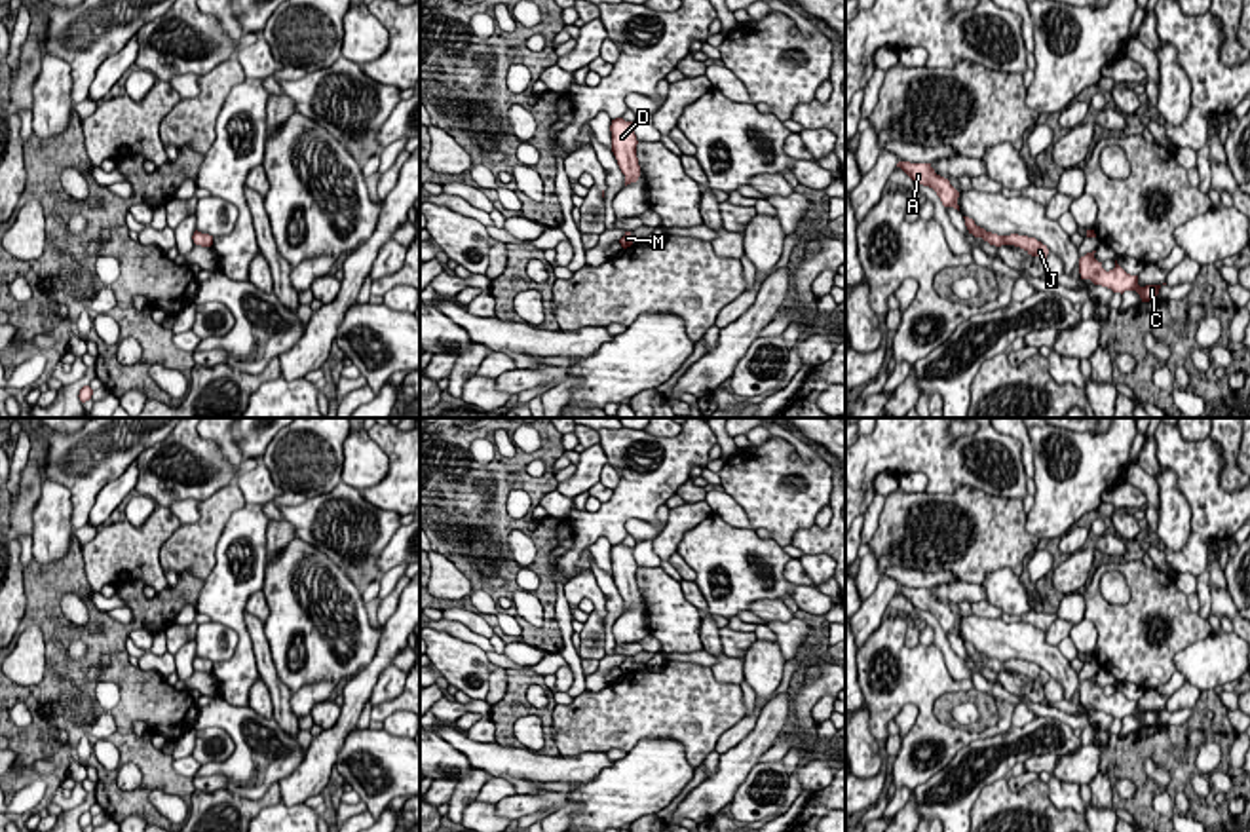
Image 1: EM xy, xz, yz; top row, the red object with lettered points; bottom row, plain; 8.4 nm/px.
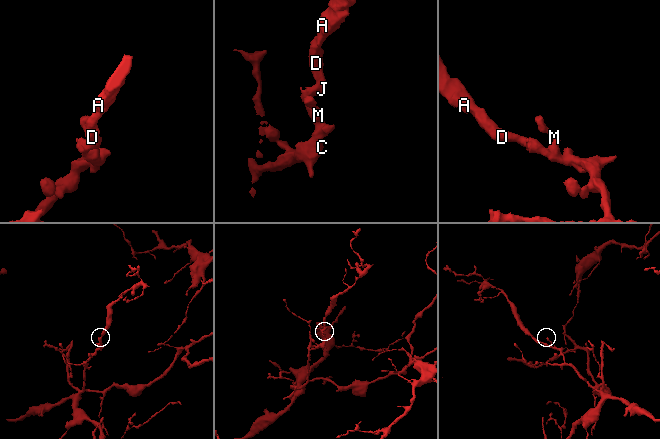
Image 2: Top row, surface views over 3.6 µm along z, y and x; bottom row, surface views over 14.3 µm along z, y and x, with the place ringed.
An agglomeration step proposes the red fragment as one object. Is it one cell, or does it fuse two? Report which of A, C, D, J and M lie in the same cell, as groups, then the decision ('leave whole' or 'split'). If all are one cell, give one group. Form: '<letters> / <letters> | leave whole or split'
A C D J M | leave whole

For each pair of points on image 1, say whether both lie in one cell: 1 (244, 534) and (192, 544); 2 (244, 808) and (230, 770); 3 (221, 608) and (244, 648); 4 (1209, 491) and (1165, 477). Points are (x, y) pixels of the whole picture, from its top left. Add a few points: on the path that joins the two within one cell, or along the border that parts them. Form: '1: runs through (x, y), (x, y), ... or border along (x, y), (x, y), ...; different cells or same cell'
1: border along (246, 504), (225, 527), (217, 561), (204, 578); different cells
2: border along (278, 781), (257, 798), (244, 798), (225, 789); different cells
3: runs through (230, 618), (240, 627), (244, 639); same cell
4: border along (1161, 464), (1174, 475), (1192, 523); different cells

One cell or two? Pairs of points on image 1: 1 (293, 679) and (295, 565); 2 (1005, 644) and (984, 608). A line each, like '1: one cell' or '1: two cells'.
1: one cell
2: two cells

